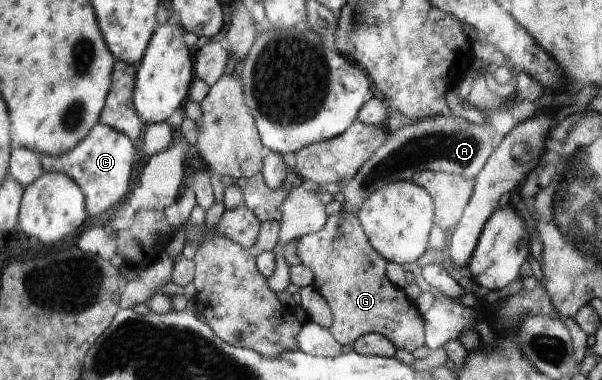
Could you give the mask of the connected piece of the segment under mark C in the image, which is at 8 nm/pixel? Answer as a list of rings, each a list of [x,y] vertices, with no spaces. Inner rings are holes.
[[[98,121],[75,149],[63,155],[41,155],[44,172],[66,173],[83,190],[88,215],[96,217],[121,203],[129,194],[132,163],[136,149],[132,139]]]

